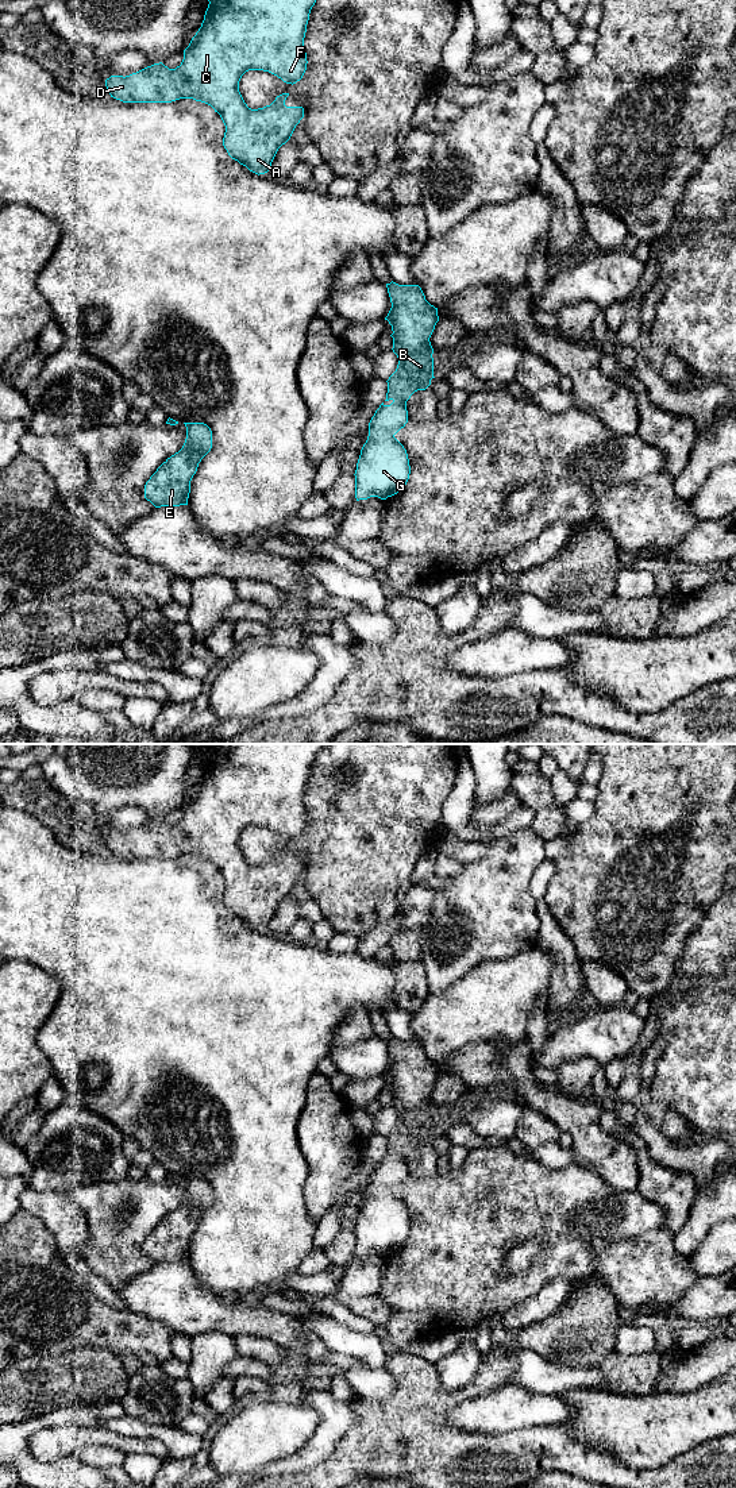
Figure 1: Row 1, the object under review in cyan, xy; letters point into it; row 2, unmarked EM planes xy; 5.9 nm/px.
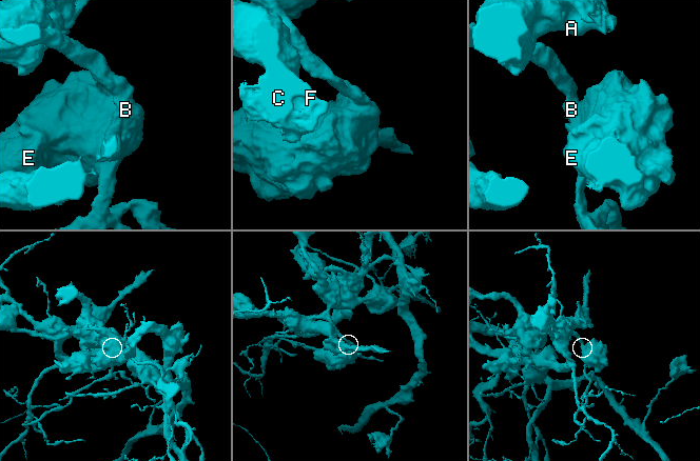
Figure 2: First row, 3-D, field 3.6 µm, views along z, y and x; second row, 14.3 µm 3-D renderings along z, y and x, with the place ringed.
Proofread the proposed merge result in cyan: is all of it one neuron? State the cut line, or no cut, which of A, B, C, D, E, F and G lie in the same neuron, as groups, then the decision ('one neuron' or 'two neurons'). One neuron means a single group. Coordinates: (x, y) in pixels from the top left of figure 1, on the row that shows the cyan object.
no cut | A B C D E F G | one neuron

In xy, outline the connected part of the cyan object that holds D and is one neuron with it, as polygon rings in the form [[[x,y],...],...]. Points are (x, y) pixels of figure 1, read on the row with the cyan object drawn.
[[[208,0],[208,8],[201,27],[184,50],[184,59],[176,69],[169,69],[162,62],[147,66],[130,76],[111,76],[105,86],[111,97],[123,103],[172,103],[180,99],[193,99],[211,105],[226,126],[223,146],[228,155],[246,166],[255,174],[265,174],[270,170],[278,149],[285,144],[296,126],[304,117],[303,107],[286,107],[289,93],[282,93],[263,108],[251,109],[239,92],[239,81],[248,70],[269,72],[286,84],[300,81],[307,70],[307,53],[304,38],[309,14],[316,0]]]

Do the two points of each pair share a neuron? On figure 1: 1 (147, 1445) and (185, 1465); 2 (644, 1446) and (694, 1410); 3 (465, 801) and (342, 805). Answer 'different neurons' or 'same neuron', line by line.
1: different neurons
2: same neuron
3: different neurons

